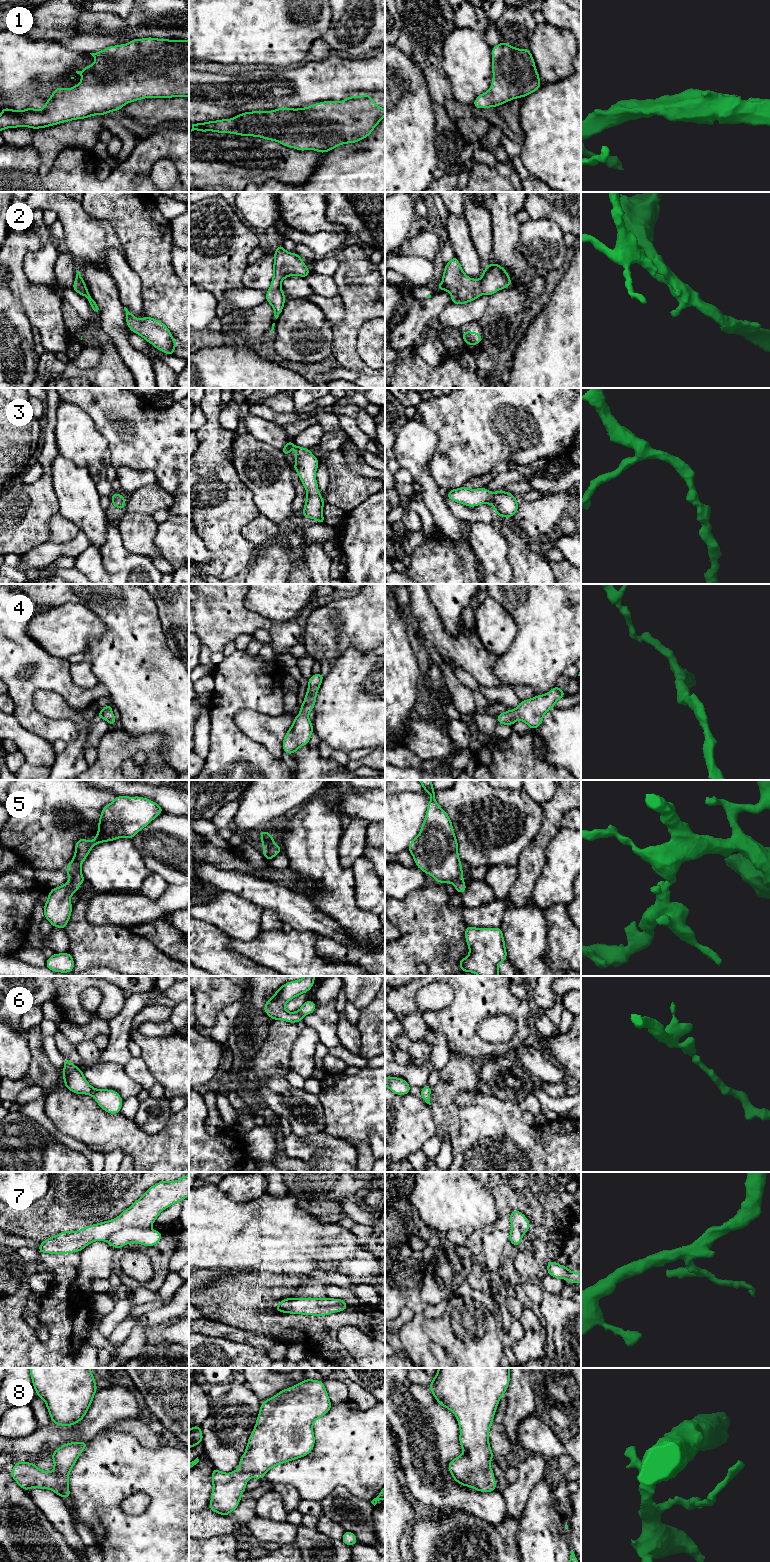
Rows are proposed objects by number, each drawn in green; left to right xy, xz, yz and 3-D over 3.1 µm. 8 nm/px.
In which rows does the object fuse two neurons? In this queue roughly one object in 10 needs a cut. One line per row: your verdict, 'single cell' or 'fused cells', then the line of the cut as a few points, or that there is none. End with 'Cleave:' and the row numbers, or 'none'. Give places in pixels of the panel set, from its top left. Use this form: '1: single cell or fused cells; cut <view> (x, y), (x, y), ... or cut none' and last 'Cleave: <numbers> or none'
1: single cell; cut none
2: single cell; cut none
3: single cell; cut none
4: single cell; cut none
5: single cell; cut none
6: single cell; cut none
7: single cell; cut none
8: single cell; cut none
Cleave: none

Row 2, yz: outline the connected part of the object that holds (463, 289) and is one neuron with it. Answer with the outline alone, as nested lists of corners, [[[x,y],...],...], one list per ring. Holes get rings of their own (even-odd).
[[[454,256],[444,267],[442,283],[437,284],[437,289],[450,293],[452,304],[466,304],[483,294],[491,296],[511,286],[511,282],[507,271],[493,262],[485,267],[479,280],[469,278]]]

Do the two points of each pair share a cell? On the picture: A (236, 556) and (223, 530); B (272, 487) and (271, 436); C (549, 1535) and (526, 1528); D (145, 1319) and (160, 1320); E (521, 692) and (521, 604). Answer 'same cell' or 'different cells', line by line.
A: same cell
B: different cells
C: same cell
D: same cell
E: different cells

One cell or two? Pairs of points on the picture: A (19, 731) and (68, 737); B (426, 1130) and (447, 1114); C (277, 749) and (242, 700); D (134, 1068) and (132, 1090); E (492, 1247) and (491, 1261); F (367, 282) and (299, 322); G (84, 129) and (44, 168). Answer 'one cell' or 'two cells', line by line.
A: two cells
B: two cells
C: two cells
D: two cells
E: one cell
F: two cells
G: one cell

